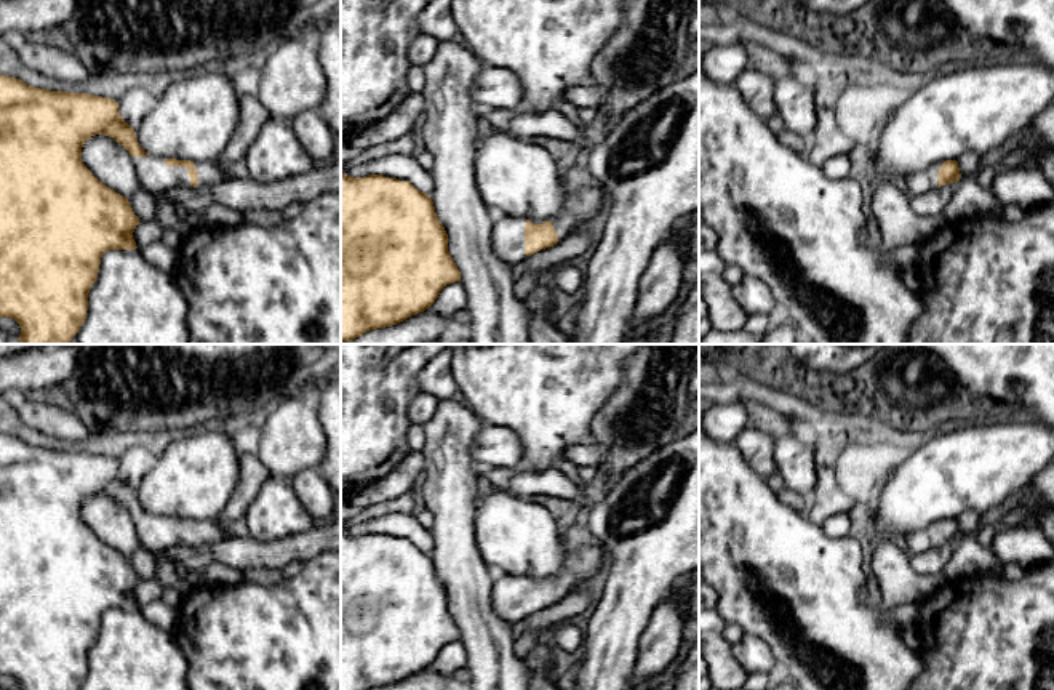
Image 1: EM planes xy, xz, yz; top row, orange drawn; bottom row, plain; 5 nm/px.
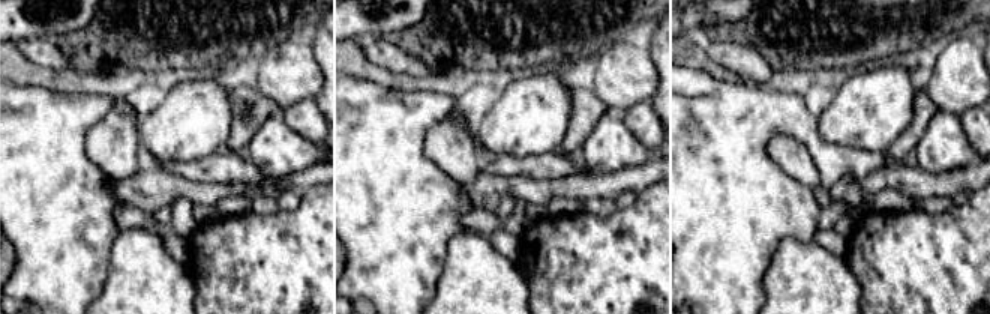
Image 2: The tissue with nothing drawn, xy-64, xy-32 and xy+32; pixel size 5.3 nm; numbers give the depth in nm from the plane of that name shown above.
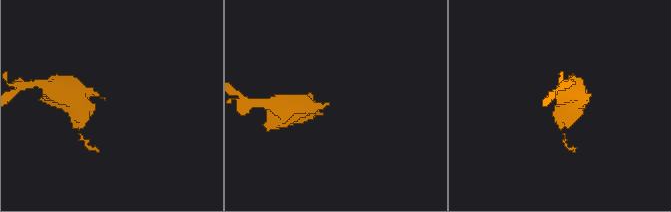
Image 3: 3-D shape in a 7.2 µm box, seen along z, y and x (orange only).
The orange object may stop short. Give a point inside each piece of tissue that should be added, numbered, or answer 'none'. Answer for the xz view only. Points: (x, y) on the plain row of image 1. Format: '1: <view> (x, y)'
1: xz (507, 594)

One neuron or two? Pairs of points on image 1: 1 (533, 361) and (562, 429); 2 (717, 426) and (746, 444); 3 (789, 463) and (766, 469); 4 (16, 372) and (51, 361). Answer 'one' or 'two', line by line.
1: one
2: two
3: two
4: one

